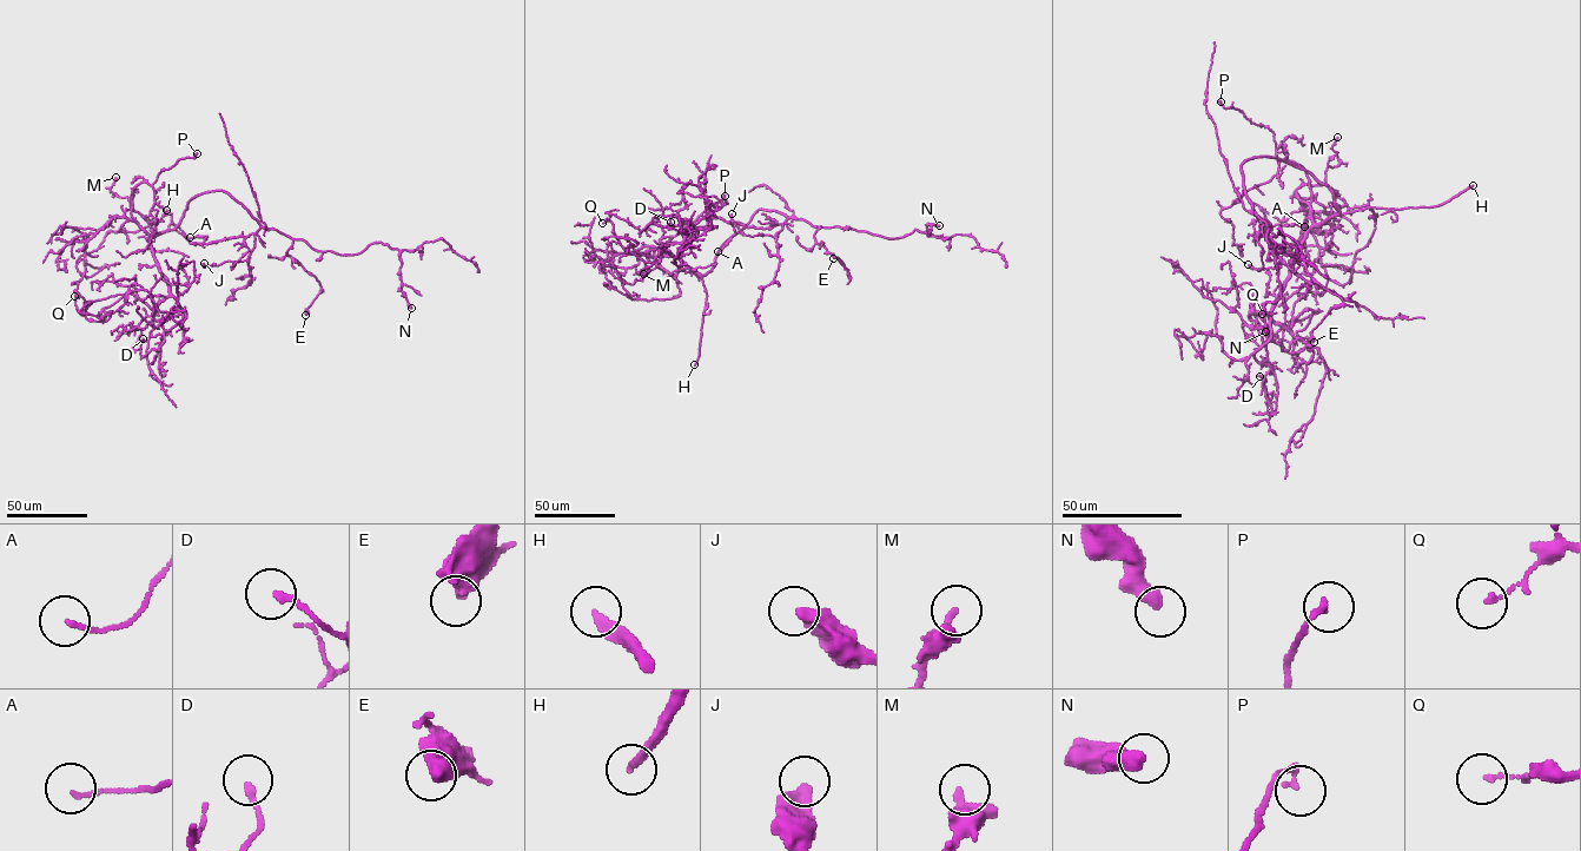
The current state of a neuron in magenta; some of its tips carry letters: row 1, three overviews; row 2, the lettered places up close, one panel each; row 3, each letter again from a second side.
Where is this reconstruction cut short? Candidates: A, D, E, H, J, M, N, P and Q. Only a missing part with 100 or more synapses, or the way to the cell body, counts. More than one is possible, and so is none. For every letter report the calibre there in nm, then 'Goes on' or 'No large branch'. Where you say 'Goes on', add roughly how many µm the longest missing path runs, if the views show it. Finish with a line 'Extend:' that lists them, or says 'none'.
A: Thickness 120 nm. No large branch
D: Thickness 200 nm. No large branch
E: Thickness 600 nm. No large branch
H: Thickness 280 nm. Goes on. Missing length about 20 µm
J: Thickness 480 nm. No large branch
M: Thickness 300 nm. No large branch
N: Thickness 460 nm. No large branch
P: Thickness 190 nm. No large branch
Q: Thickness 160 nm. No large branch
Extend: H

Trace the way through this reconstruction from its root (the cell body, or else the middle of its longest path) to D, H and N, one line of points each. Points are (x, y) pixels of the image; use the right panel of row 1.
D: (1277, 158), (1323, 183), (1338, 212), (1307, 232), (1270, 337), (1254, 353), (1275, 375), (1270, 404), (1259, 376)
H: (1277, 158), (1305, 170), (1323, 183), (1341, 213), (1369, 208), (1439, 205), (1473, 185)
N: (1277, 158), (1241, 165), (1269, 246), (1283, 250), (1284, 237), (1271, 237), (1279, 297), (1264, 304), (1265, 331)

